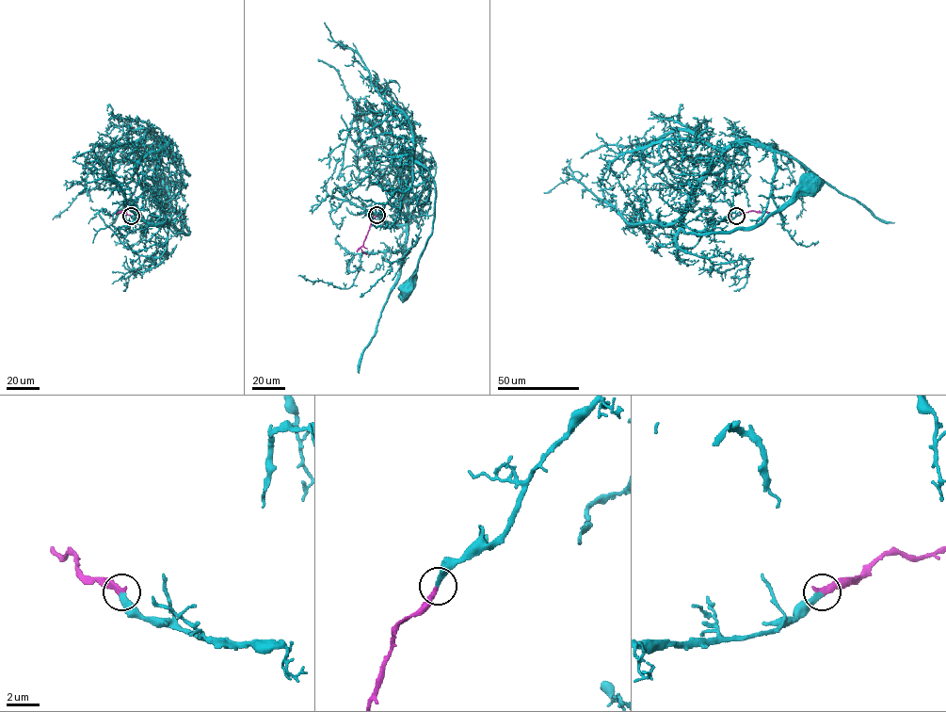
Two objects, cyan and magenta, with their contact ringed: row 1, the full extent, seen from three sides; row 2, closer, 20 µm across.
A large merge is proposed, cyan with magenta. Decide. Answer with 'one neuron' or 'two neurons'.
one neuron

